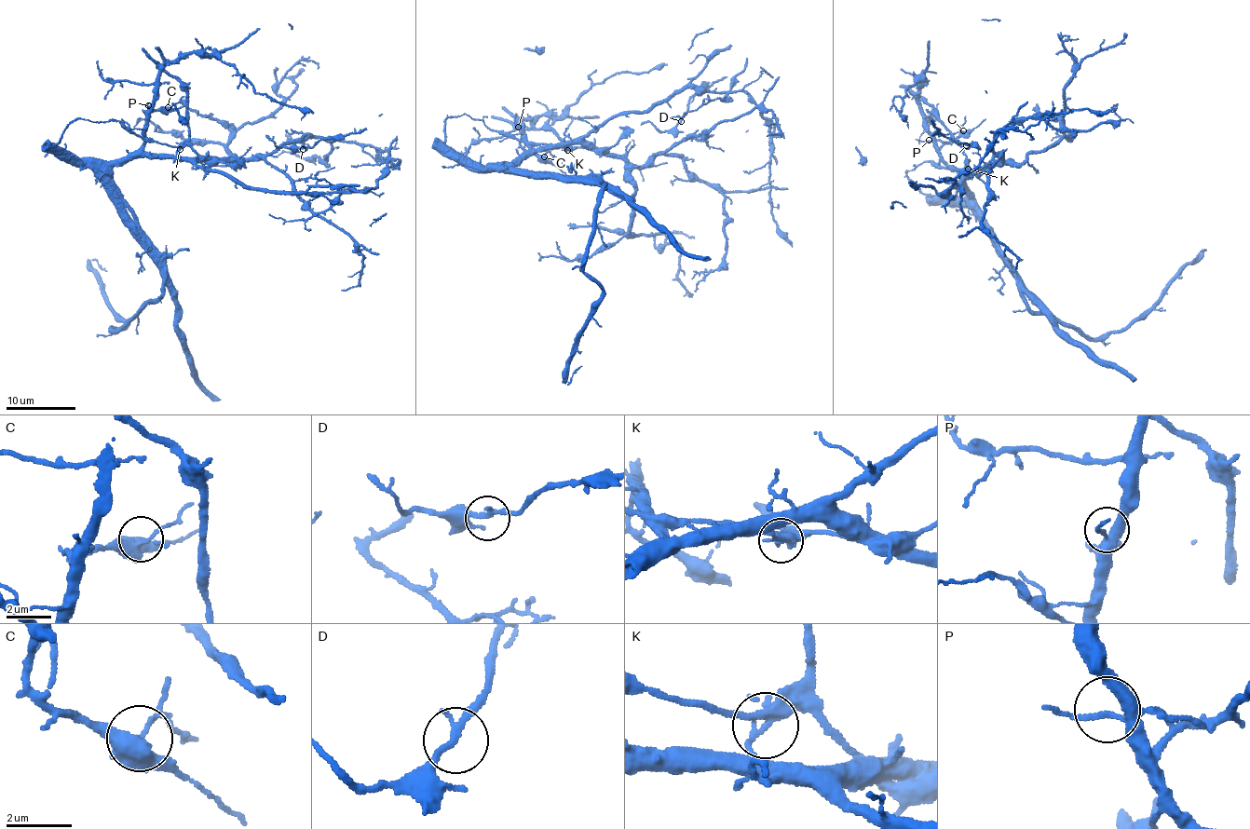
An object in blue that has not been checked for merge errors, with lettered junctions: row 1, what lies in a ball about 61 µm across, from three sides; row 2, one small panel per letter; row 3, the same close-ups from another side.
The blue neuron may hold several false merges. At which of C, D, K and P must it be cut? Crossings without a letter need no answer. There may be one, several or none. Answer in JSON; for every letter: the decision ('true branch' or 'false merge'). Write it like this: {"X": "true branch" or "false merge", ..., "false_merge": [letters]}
{"C": "true branch", "D": "true branch", "K": "false merge", "P": "true branch", "false_merge": ["K"]}

